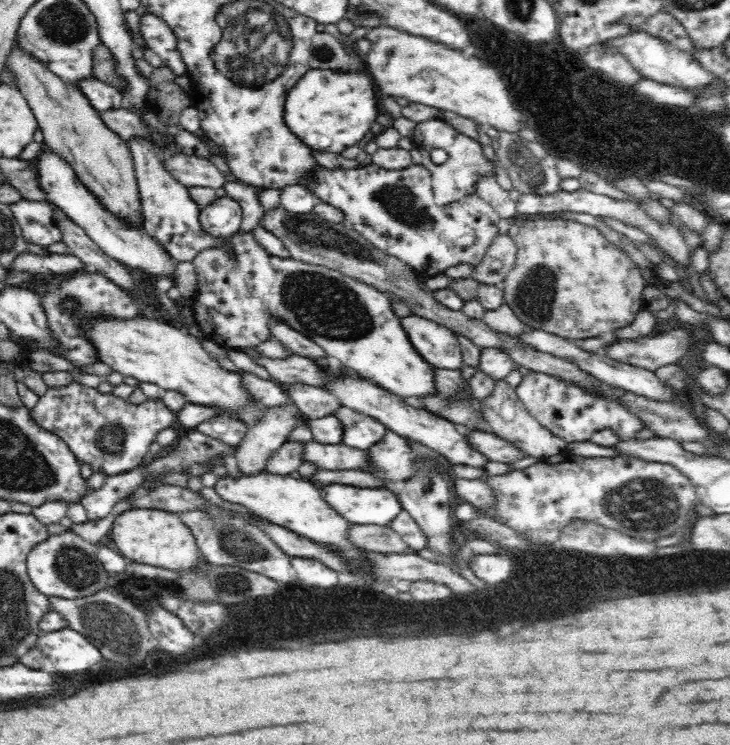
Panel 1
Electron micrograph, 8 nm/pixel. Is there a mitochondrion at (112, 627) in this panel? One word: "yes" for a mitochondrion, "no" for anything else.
yes

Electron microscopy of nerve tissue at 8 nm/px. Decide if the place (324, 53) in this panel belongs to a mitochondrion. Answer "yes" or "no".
yes

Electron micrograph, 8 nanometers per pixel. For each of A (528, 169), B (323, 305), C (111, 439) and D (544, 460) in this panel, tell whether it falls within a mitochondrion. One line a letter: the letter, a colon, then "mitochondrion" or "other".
A: mitochondrion
B: mitochondrion
C: mitochondrion
D: other

